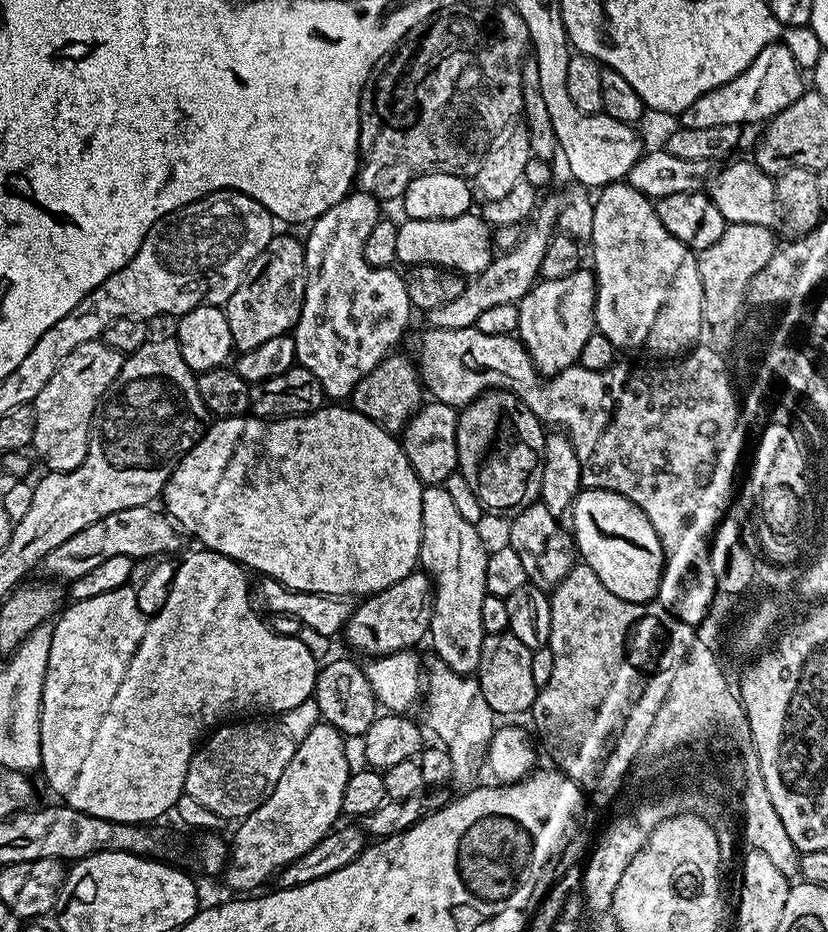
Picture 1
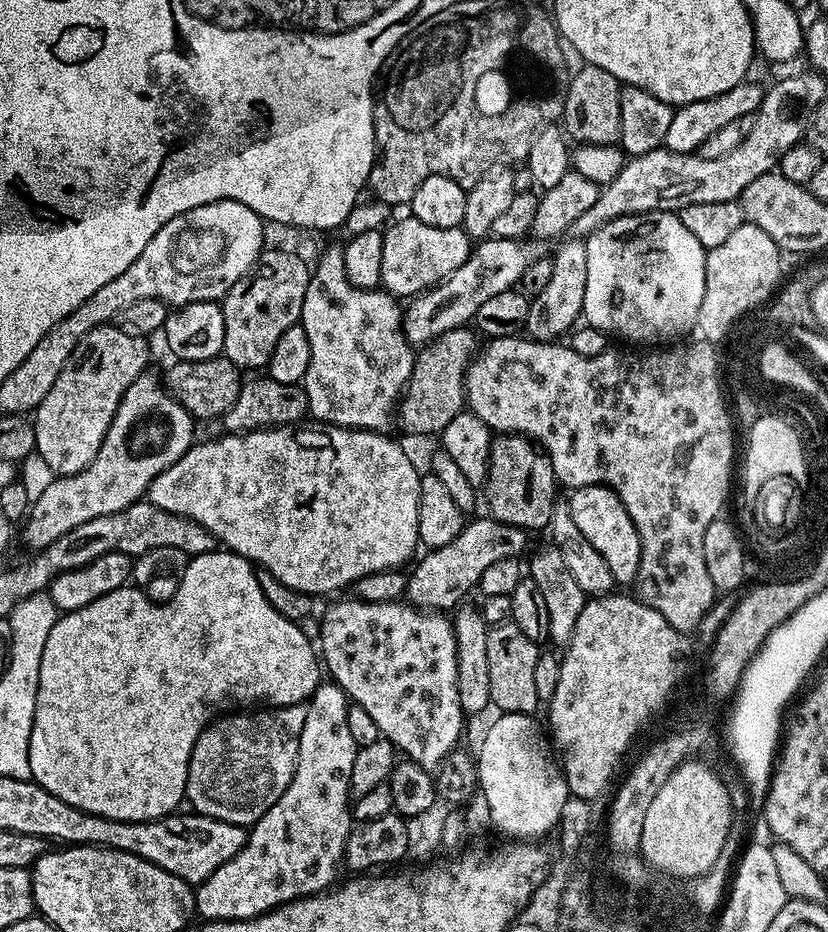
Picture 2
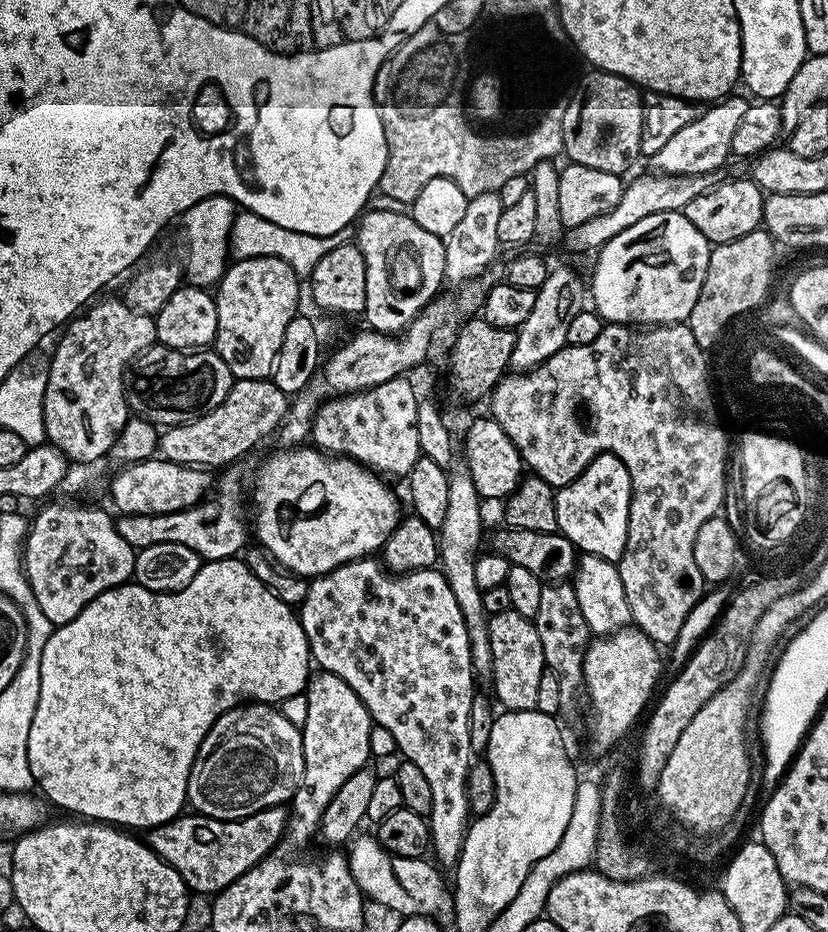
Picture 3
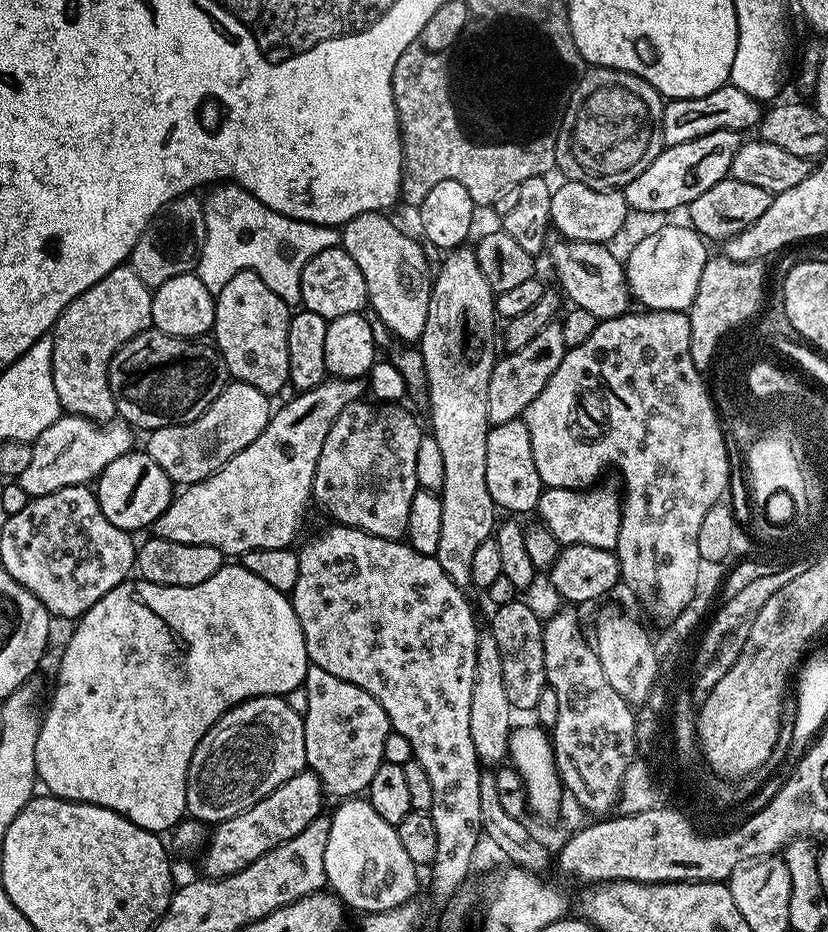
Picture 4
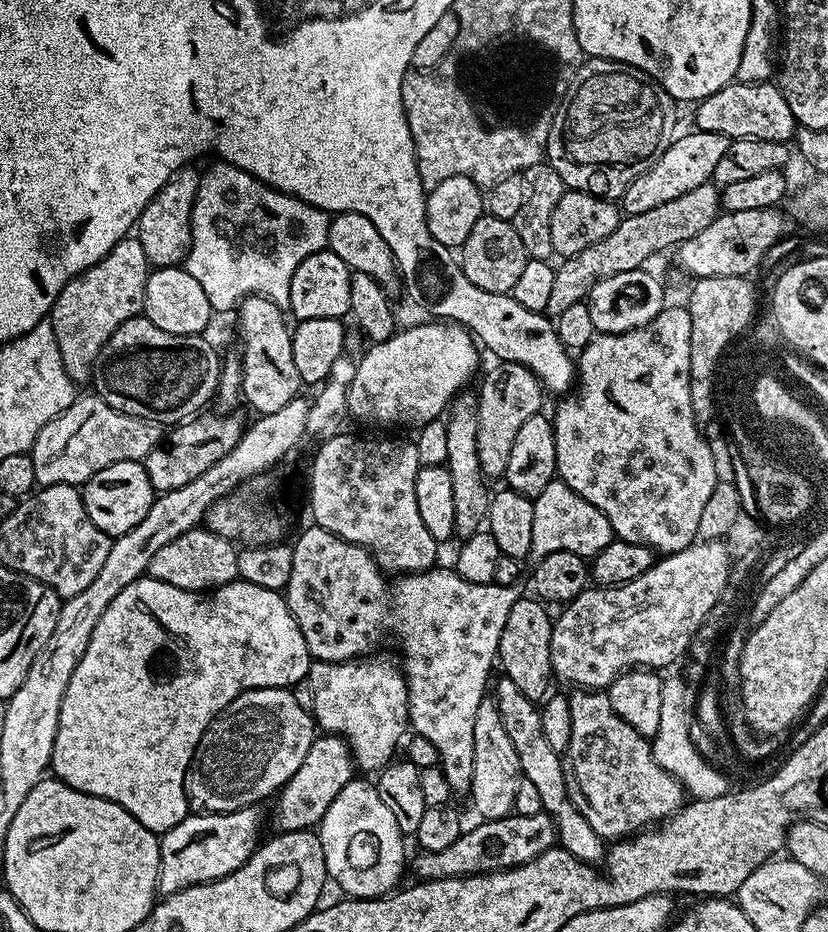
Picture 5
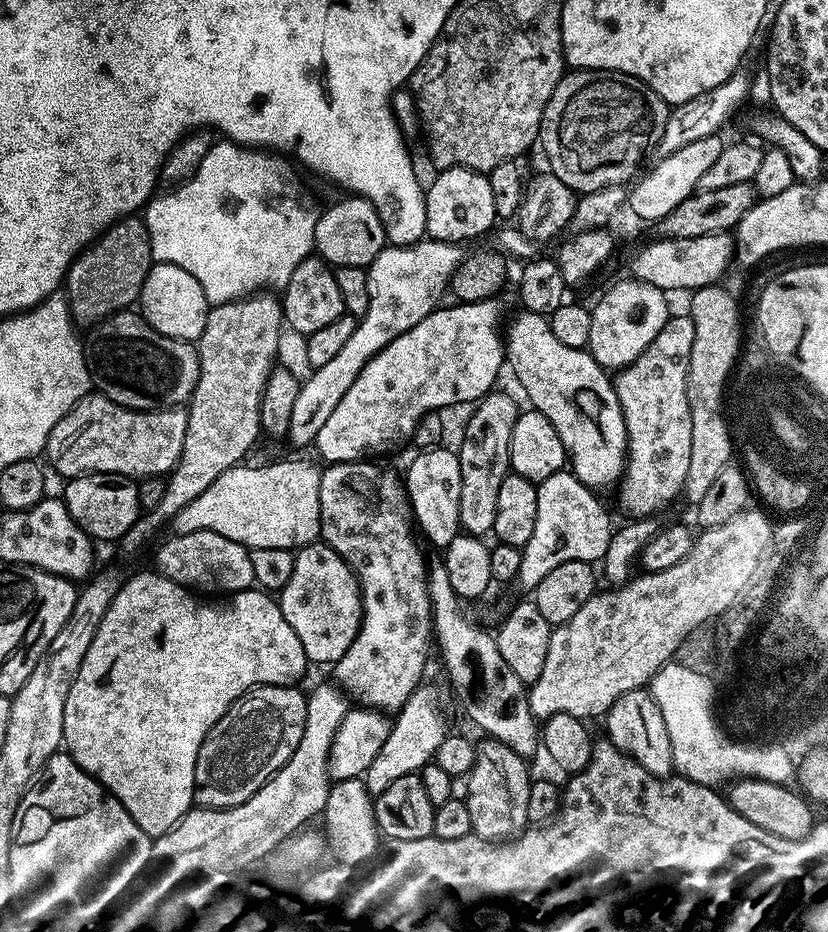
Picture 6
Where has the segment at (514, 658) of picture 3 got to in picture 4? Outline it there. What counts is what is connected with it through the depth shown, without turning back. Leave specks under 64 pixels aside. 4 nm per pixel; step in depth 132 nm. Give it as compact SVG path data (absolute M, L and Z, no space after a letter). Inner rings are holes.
M517 598L509 604L501 604L495 609L492 616L490 630L494 634L494 642L498 642L498 650L502 653L502 674L506 678L506 695L509 696L513 709L535 709L538 698L546 686L546 666L542 658L542 634L544 626L542 616L539 616L528 604L523 604L523 599Z

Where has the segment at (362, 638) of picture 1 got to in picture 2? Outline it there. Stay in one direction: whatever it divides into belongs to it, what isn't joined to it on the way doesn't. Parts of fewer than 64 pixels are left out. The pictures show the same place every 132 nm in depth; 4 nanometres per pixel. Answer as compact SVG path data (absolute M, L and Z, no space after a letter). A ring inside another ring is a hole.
M469 519L458 538L454 538L454 542L446 542L446 546L425 551L425 556L421 555L415 561L416 569L408 572L407 603L421 610L448 610L444 608L452 607L455 609L461 603L459 600L471 588L473 591L479 585L483 572L493 562L502 562L502 558L523 557L523 552L529 551L528 536L529 533L525 529L510 526L501 520Z

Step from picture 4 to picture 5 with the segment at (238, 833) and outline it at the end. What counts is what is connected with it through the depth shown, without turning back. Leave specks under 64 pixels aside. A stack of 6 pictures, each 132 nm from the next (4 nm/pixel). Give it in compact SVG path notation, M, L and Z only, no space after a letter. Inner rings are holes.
M317 735L312 741L310 750L306 750L306 758L302 758L302 766L294 770L294 774L275 797L276 813L273 814L272 820L277 824L277 829L280 832L315 829L334 798L353 778L354 765L348 743L341 736Z

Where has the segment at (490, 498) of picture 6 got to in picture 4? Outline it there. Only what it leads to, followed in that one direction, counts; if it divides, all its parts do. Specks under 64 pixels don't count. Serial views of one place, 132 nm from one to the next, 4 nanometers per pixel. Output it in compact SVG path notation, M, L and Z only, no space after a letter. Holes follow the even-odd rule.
M555 318L548 325L543 326L542 330L522 349L501 355L490 374L490 394L486 402L489 425L521 419L526 406L534 398L538 398L538 394L542 394L542 390L546 386L546 382L550 382L554 370L558 370L558 366L562 366L565 351L562 326L560 320Z

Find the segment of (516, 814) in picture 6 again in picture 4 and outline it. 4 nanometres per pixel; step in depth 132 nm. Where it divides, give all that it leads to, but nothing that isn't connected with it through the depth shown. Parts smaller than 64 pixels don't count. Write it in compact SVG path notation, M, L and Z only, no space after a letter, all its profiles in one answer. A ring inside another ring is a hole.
M491 630L481 631L478 638L478 662L474 664L474 691L470 693L470 739L474 742L476 759L481 765L500 766L509 759L508 742L514 727L512 715L514 709L509 696L506 695L506 678L502 674L502 653L498 650L498 642L494 642Z

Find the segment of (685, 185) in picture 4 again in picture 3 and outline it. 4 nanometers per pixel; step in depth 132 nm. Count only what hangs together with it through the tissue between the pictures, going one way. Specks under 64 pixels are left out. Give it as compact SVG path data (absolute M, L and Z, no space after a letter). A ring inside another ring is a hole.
M736 95L715 101L701 111L699 118L690 126L678 130L678 134L674 134L674 138L670 138L670 142L666 142L666 146L662 146L662 150L650 158L650 164L656 167L653 169L665 176L706 176L719 173L719 168L732 156L734 130L738 130L749 106L747 99L743 100Z

